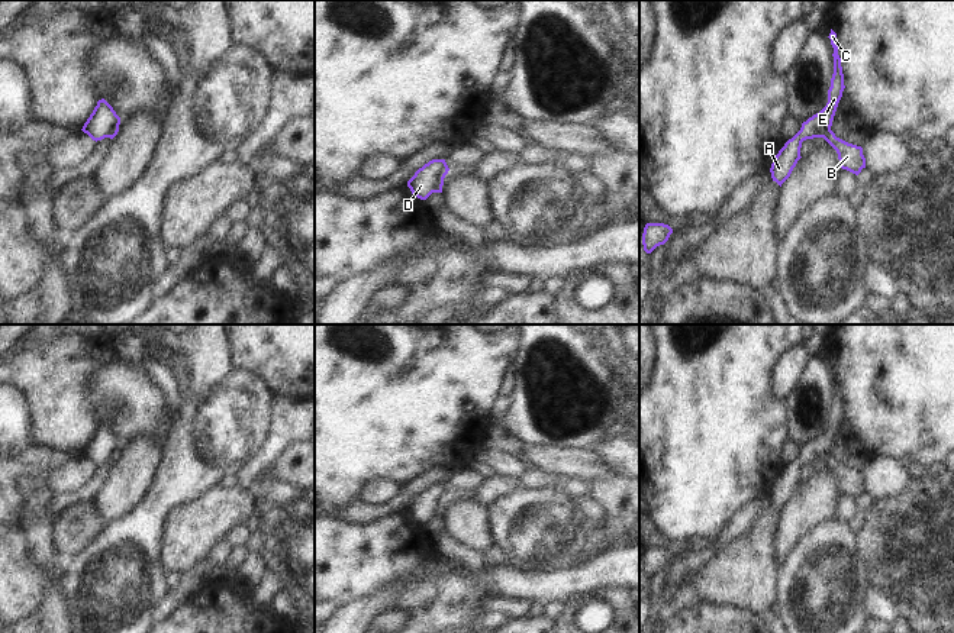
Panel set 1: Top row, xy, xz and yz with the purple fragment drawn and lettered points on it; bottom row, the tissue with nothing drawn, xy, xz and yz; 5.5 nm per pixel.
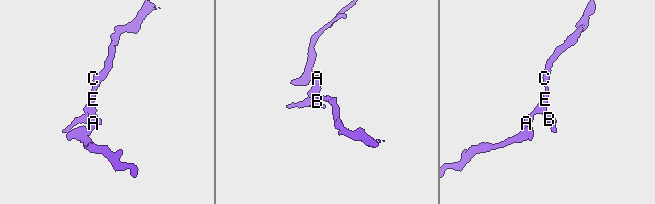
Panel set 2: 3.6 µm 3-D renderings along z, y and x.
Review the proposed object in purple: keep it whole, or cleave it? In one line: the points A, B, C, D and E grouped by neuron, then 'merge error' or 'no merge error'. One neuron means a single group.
A C D E / B | merge error

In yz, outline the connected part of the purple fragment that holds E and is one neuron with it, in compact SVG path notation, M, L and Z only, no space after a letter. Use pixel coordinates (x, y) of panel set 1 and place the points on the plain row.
M831 353L828 362L831 364L831 369L834 372L832 378L834 398L831 403L831 411L828 414L828 427L819 437L813 439L812 442L809 442L806 446L802 448L800 455L784 468L784 471L779 475L779 478L773 484L770 492L771 503L780 511L790 501L797 485L802 482L800 481L802 466L813 462L824 462L824 455L831 453L838 427L845 413L841 382L838 380L838 371L835 366L837 358Z

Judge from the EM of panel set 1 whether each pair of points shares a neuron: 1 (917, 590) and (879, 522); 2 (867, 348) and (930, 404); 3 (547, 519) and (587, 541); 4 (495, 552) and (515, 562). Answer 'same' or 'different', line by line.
1: same
2: same
3: different
4: same

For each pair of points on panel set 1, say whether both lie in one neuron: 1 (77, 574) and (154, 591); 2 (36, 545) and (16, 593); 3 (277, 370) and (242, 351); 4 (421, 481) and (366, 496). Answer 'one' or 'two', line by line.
1: one
2: two
3: one
4: two

